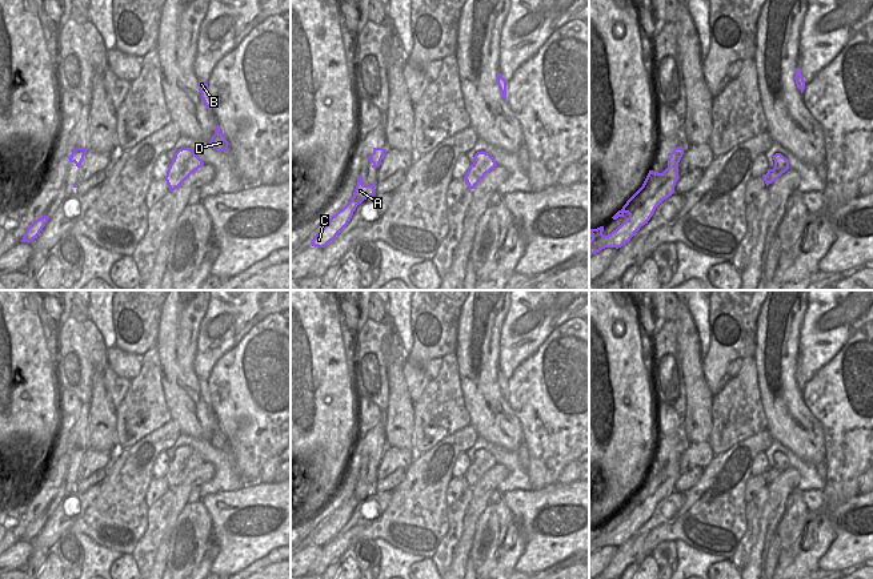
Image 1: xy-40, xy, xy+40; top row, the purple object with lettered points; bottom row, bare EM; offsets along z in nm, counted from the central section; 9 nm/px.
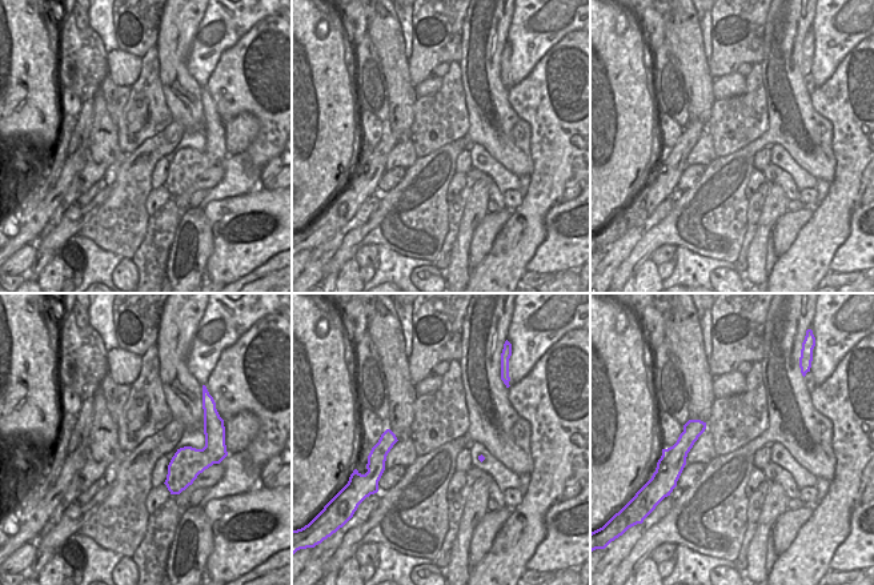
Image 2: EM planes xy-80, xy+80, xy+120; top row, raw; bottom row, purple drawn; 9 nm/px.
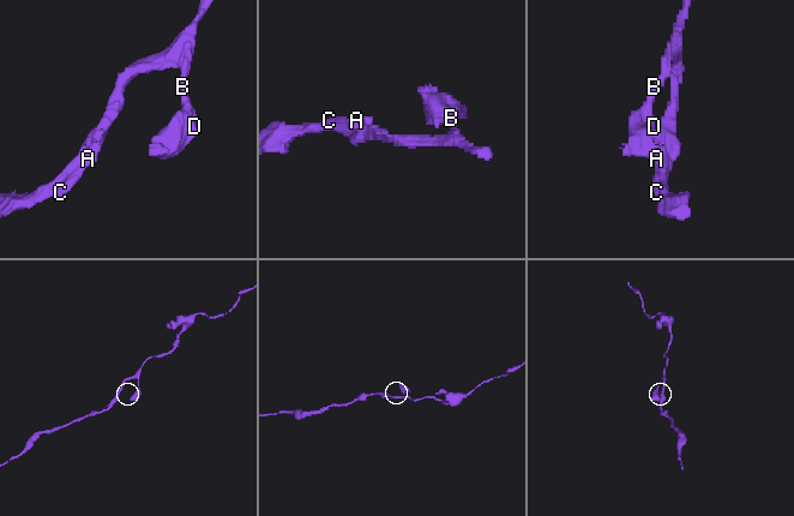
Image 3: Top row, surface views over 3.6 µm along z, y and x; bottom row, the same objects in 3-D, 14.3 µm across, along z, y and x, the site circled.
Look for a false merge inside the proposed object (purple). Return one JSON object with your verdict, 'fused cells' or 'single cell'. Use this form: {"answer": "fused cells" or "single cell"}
{"answer": "single cell"}

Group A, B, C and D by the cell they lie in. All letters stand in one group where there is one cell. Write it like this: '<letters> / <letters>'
A B C D

